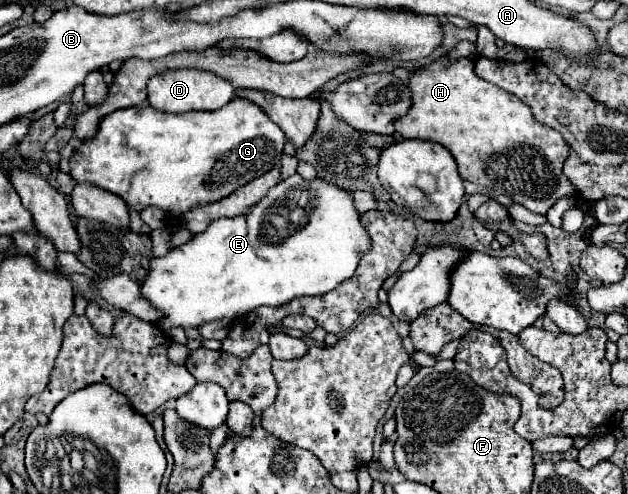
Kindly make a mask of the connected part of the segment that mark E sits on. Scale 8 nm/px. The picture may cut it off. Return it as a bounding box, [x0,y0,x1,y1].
[141,173,371,335]

